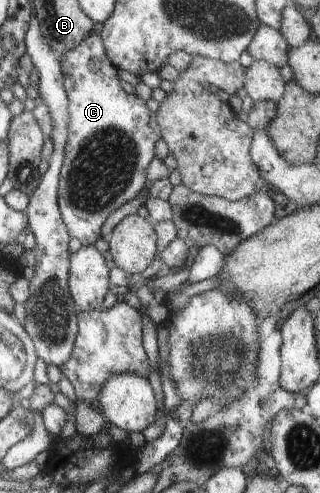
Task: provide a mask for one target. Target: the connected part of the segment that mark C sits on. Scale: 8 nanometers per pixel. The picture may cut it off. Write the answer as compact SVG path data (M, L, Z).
M90 33L74 49L63 53L59 62L69 99L69 134L59 175L57 204L71 237L77 237L83 246L89 246L101 237L100 227L106 218L144 191L146 170L156 156L154 145L161 138L161 131L156 114L148 108L146 101L122 88L117 67L106 55L100 34Z

